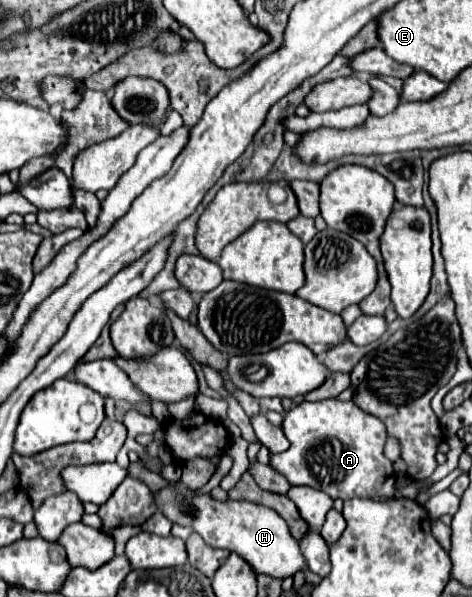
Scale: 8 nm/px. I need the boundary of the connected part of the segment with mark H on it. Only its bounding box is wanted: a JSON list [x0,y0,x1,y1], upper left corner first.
[154,482,306,578]

